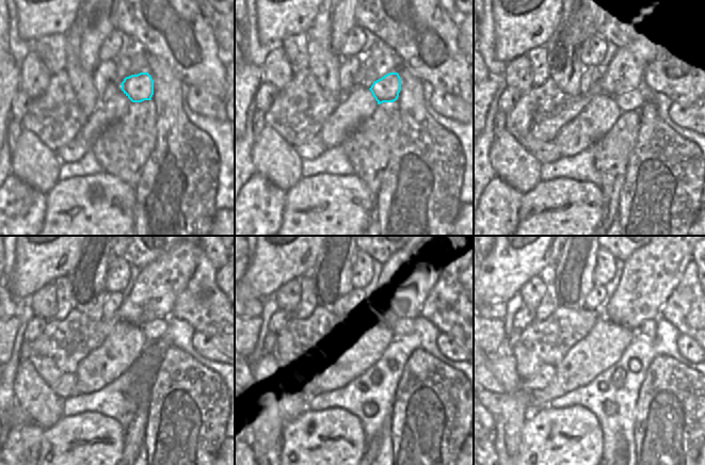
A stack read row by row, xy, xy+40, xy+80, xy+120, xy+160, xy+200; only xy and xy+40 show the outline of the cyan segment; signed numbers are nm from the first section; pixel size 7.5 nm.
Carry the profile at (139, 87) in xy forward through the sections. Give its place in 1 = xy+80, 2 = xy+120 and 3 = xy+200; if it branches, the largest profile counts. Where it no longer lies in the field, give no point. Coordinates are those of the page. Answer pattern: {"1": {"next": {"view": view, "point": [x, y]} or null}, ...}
{"1": {"next": {"view": "xy+80", "point": [631, 100]}}, "2": {"next": {"view": "xy+120", "point": [154, 331]}}, "3": {"next": {"view": "xy+200", "point": [649, 327]}}}

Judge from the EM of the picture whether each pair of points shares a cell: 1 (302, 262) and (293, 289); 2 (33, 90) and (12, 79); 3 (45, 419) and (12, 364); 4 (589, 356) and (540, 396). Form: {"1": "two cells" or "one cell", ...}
{"1": "two cells", "2": "two cells", "3": "two cells", "4": "one cell"}

